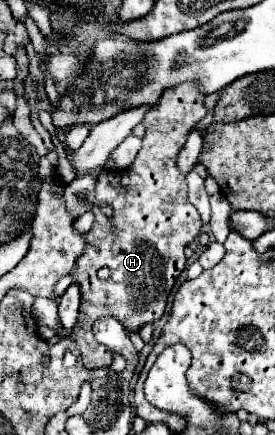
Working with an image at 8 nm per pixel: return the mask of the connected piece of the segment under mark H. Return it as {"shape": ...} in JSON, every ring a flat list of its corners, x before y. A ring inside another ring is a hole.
{"shape":[[182,83,176,89,166,91,160,103,142,119,146,135,134,163,122,171,102,169,96,177,96,199,92,207,94,223,86,233,88,245,72,269,72,279,80,285,82,303,70,339,80,349,84,369,110,367,114,361,114,353,94,339,94,321,100,317,114,317,128,335,158,321,178,275,186,267,184,249,200,235,202,221,186,197,186,177,180,175,176,157,192,125,204,115,204,95,196,85],[104,203,114,207,112,217,106,217,100,211],[100,267,112,271,108,281,98,279,96,271]]}

